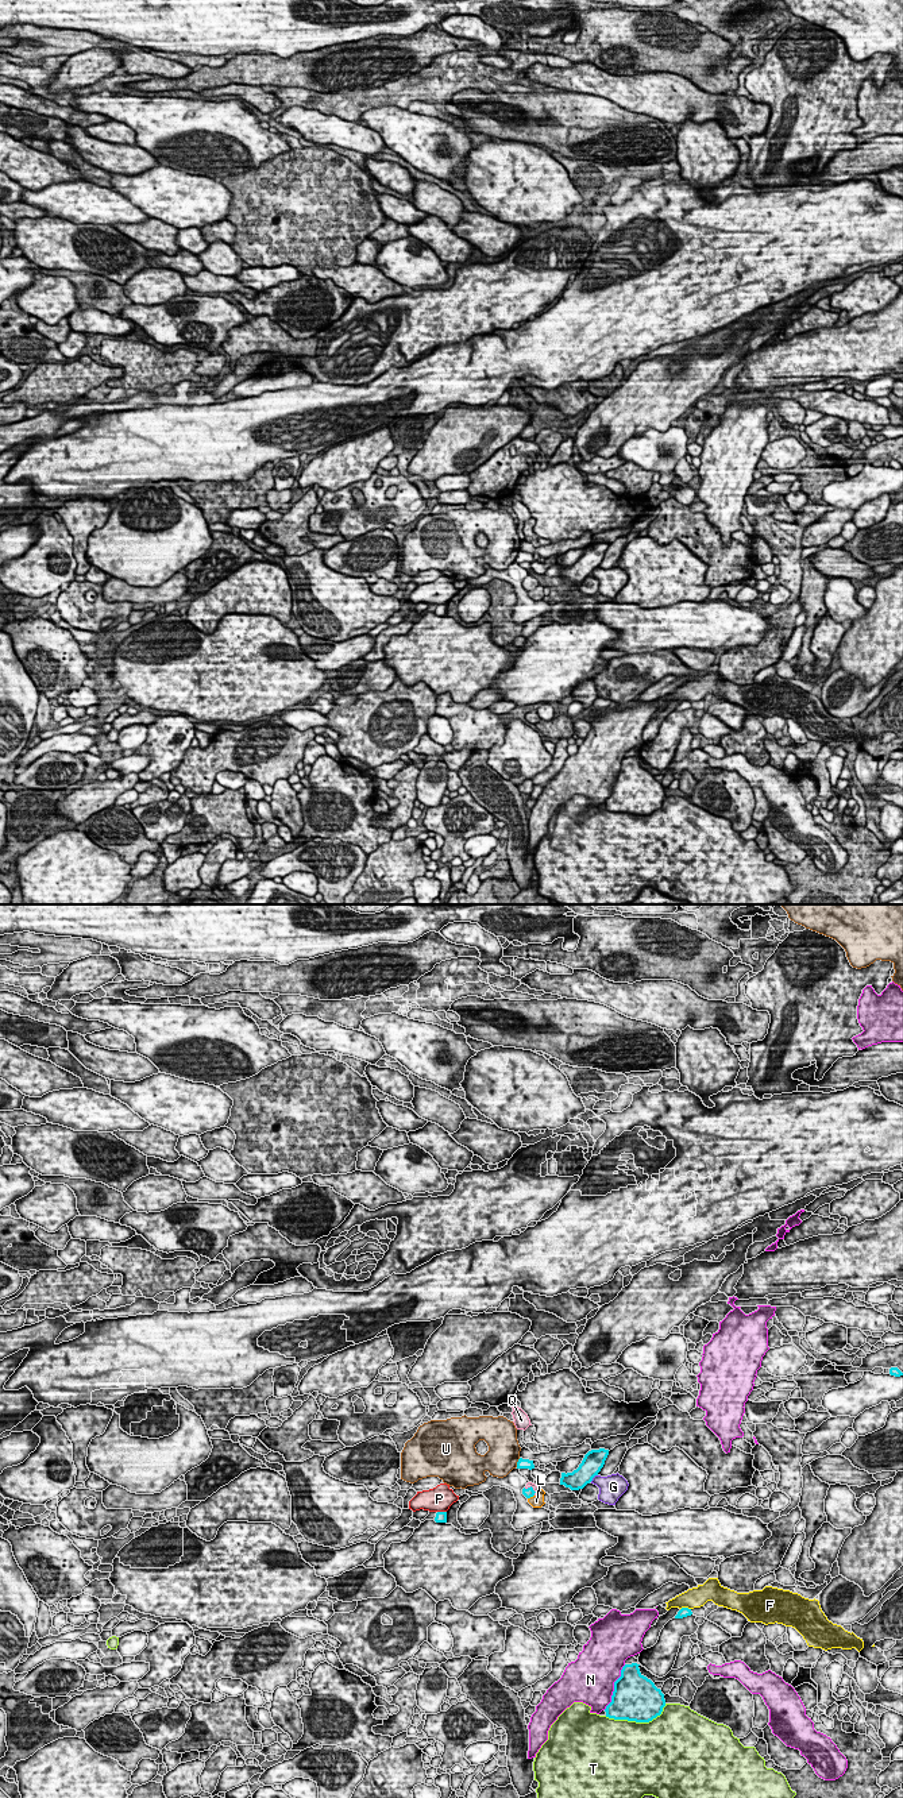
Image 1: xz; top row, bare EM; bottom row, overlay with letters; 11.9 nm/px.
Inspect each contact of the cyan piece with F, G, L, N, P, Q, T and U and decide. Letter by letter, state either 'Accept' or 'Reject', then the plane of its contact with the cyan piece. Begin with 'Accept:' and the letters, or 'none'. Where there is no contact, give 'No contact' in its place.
Accept: none
F: Reject. Touches cyan in xz
G: Reject. Touches cyan in xz
L: Reject. Touches cyan in xz
N: Reject. Touches cyan in xz
P: Reject. Touches cyan in xz
Q: Reject. Touches cyan in xz
T: Reject. Touches cyan in xz
U: Reject. Touches cyan in xz

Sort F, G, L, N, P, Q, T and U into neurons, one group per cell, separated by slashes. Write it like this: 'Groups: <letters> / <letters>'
Groups: F / G / L / N / P / Q / T / U

